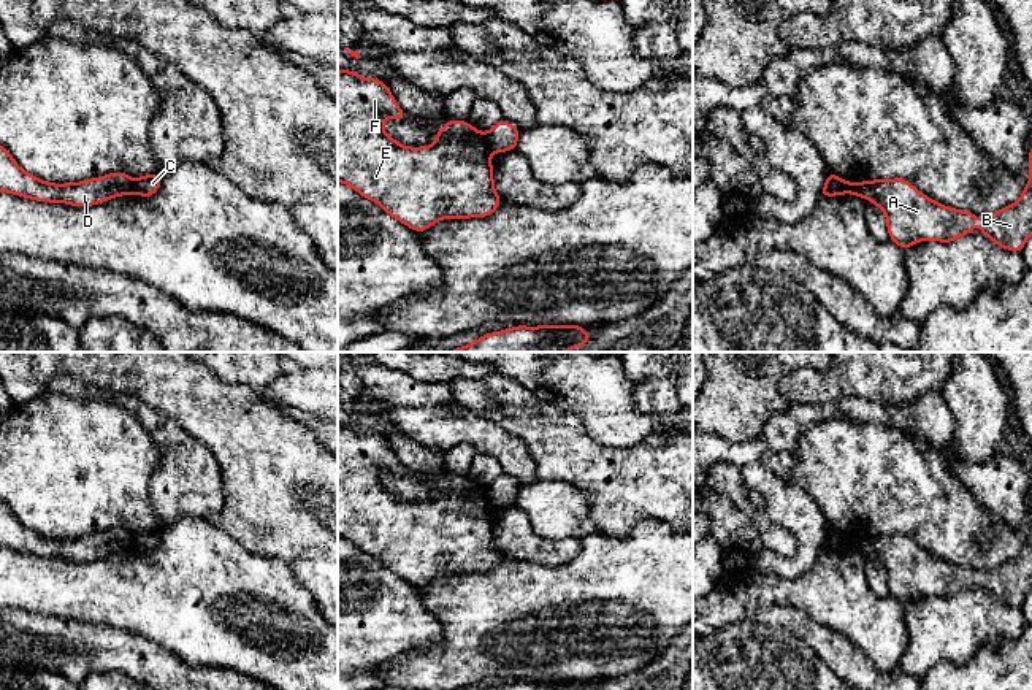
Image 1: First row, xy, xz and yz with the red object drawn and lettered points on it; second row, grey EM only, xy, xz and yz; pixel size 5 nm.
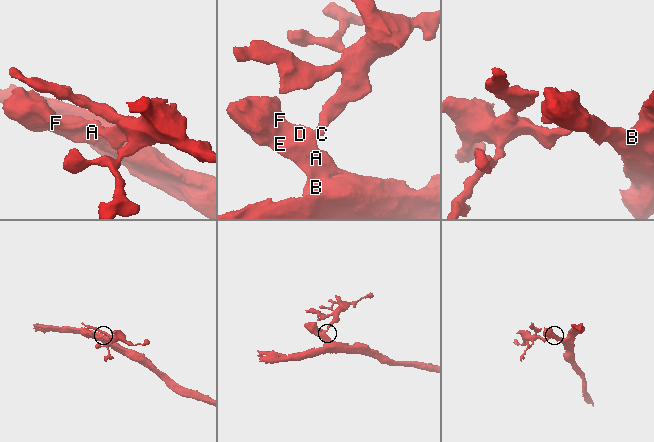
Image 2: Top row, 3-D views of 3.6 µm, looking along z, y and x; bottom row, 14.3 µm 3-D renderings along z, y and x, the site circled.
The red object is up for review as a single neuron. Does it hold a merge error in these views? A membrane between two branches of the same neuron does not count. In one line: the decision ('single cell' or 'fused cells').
fused cells

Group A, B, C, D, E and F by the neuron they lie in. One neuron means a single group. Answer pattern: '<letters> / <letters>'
A B D E F / C

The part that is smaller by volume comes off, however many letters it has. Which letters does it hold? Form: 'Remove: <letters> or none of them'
Remove: C

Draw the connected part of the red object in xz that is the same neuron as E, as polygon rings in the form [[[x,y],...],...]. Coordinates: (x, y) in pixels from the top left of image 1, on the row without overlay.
[[[350,425],[338,427],[338,538],[376,557],[388,571],[422,588],[442,574],[487,573],[501,552],[495,546],[487,490],[450,474],[431,501],[403,501],[385,489],[385,474],[404,474],[390,443]]]

